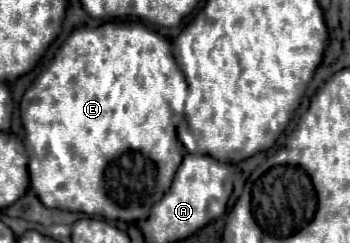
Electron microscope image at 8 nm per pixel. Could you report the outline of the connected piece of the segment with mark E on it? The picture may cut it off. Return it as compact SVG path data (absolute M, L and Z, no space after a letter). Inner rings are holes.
M104 22L98 28L76 28L66 38L64 48L58 50L58 54L54 56L52 64L36 78L36 82L24 92L24 98L22 98L22 124L38 124L38 128L24 128L26 130L24 144L28 148L28 152L38 152L38 156L28 156L30 158L28 170L30 170L32 190L42 200L42 204L48 206L48 208L81 212L88 214L88 216L104 216L108 220L124 220L124 222L144 220L148 216L150 208L170 188L174 172L178 170L178 164L182 162L186 154L190 154L186 150L184 142L182 142L182 136L186 138L188 132L192 134L190 128L210 128L210 124L188 124L186 122L186 116L184 116L186 100L188 100L188 82L186 82L186 76L184 76L184 72L180 68L180 52L178 52L176 38L170 40L160 36L158 32L150 30L144 24L120 26L120 24L114 24L114 22ZM50 124L58 124L58 146L50 146Z

